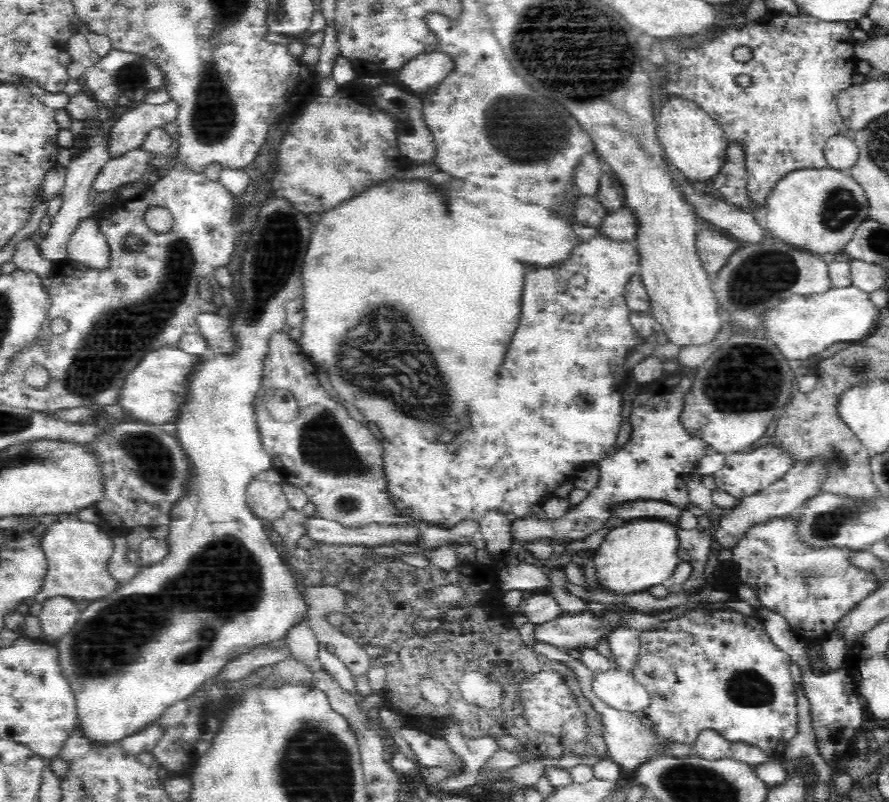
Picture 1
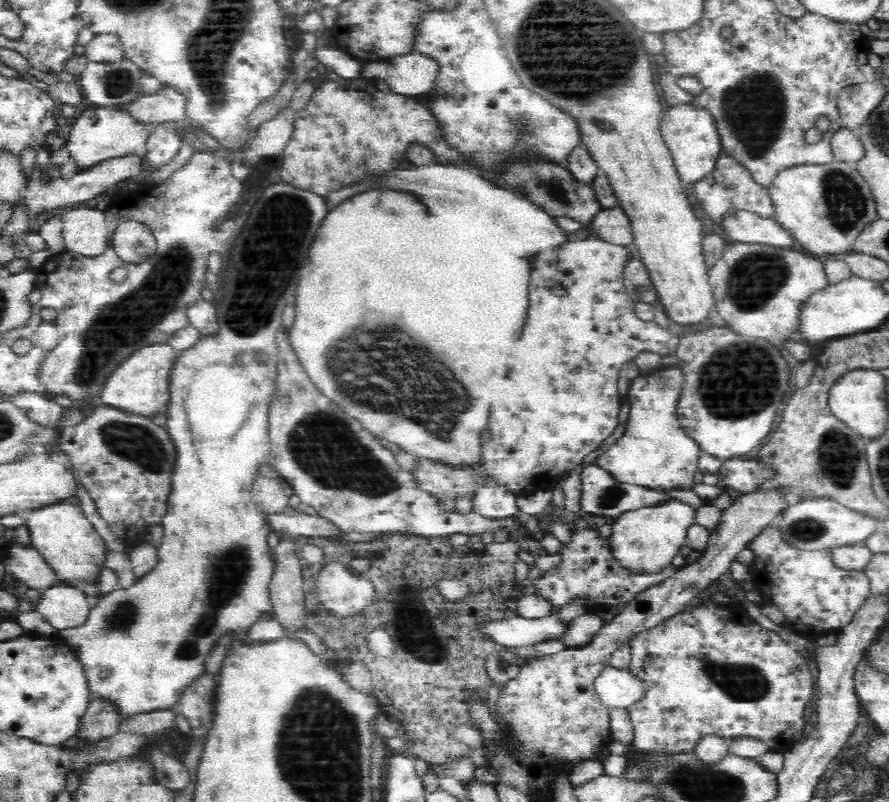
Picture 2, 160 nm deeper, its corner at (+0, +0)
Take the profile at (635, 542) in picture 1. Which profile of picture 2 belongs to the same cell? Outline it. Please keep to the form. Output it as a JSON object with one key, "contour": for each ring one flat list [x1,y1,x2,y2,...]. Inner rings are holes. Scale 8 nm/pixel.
{"contour":[[673,500,660,507,641,508,615,518,612,535,608,539,613,566,626,575,659,575,672,565,678,549,685,543,694,516,692,507]]}

